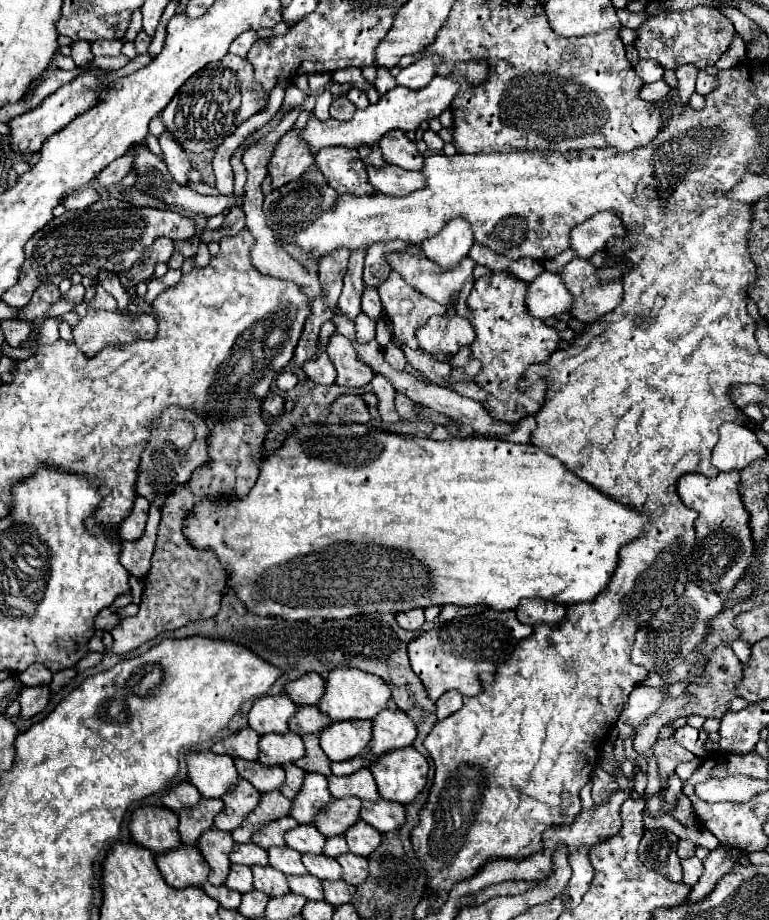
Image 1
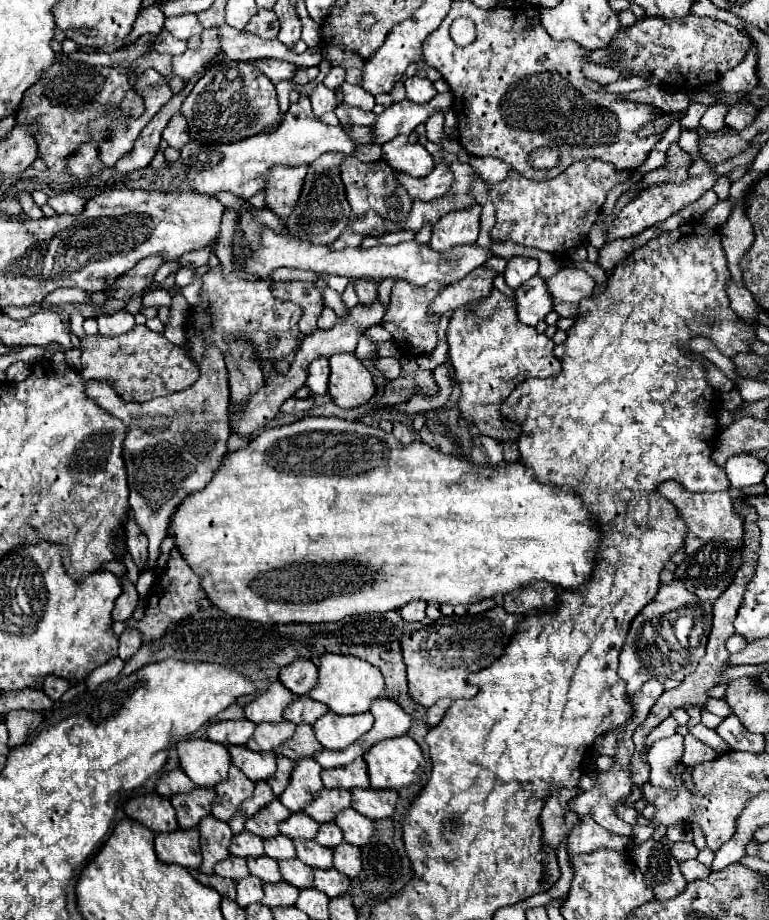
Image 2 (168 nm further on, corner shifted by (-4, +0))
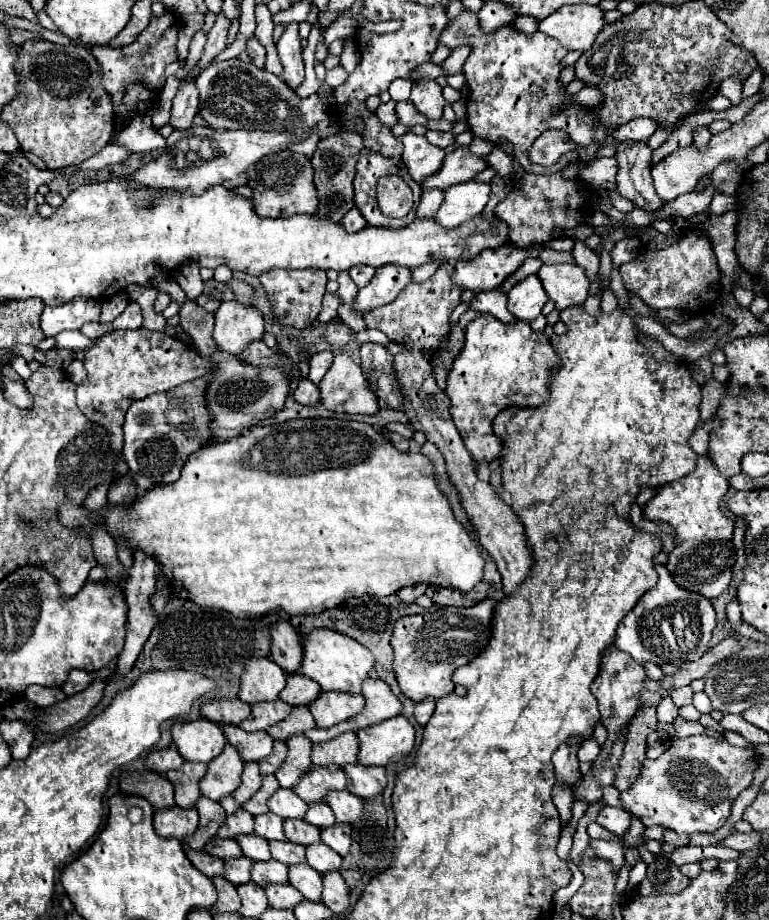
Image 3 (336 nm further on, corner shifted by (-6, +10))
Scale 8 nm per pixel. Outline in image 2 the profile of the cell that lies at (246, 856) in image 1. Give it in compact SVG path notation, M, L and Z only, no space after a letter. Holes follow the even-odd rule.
M244 830L242 834L234 836L234 840L230 844L230 854L238 856L238 858L264 856L264 842L258 836L252 836L252 834L248 834L248 830Z

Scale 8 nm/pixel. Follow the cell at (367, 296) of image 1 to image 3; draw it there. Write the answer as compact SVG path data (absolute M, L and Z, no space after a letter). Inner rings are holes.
M354 266L350 268L350 278L356 282L358 288L364 288L374 276L374 268L372 266Z

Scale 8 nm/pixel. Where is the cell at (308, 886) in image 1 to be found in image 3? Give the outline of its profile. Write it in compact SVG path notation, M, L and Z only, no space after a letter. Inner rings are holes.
M268 842L270 844L270 852L272 852L272 858L282 862L282 864L300 864L300 862L306 862L306 856L304 856L304 846L300 844L292 844L292 842Z

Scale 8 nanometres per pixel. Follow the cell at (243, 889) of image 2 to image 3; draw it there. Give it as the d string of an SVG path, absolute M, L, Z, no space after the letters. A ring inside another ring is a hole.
M246 856L240 858L224 858L224 878L230 880L234 886L246 884L250 880L250 868L252 868L252 860L248 860Z

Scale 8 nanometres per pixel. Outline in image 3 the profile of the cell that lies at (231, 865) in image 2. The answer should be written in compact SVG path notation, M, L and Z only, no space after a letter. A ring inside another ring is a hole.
M216 838L216 840L208 842L208 848L204 848L204 850L212 856L218 856L218 858L238 858L238 856L242 856L242 850L240 850L236 840Z

